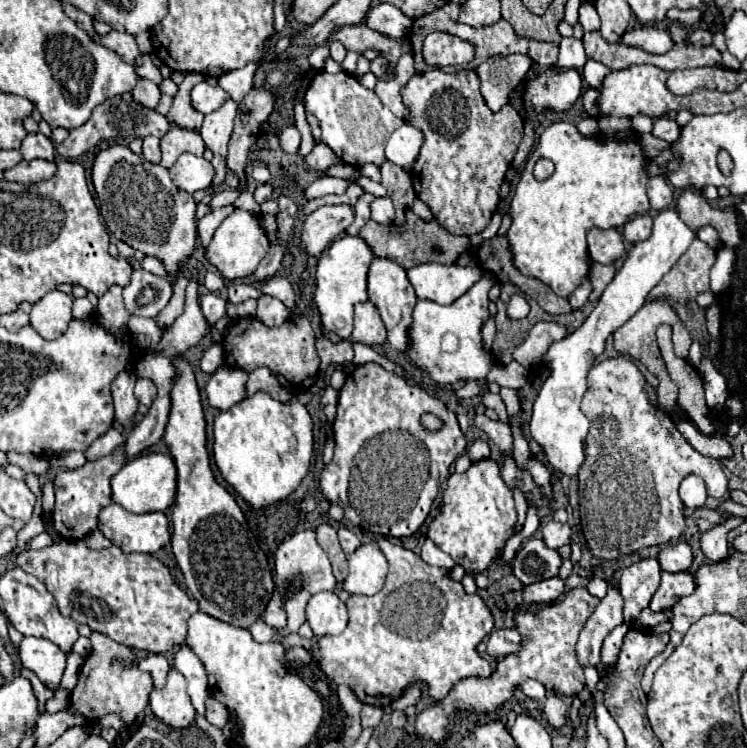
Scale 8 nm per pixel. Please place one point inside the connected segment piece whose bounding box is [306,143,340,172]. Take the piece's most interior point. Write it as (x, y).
(320, 157)

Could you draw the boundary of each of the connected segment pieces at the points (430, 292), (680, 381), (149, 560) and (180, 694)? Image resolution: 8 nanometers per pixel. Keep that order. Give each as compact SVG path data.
M420 264L408 270L408 280L422 300L432 300L438 304L452 304L460 298L472 284L480 280L482 272L478 266L458 266L458 264Z
M664 324L658 328L658 346L662 352L662 358L666 362L666 368L670 372L670 378L678 384L680 396L678 406L692 418L696 428L702 434L712 434L714 428L708 420L708 406L704 400L704 384L698 374L698 370L688 362L674 354L672 346L672 326Z
M62 540L42 550L20 552L16 556L16 566L28 574L34 574L46 584L48 592L56 598L62 616L88 624L92 630L98 630L114 642L134 650L162 654L174 646L182 646L186 640L186 622L198 610L196 600L188 598L188 594L174 584L170 570L158 558L152 554L124 554L114 544L104 550L90 550L86 548L84 540Z
M174 668L168 672L166 686L160 692L150 694L150 706L158 720L174 728L186 728L196 718L196 710L186 692L186 680Z

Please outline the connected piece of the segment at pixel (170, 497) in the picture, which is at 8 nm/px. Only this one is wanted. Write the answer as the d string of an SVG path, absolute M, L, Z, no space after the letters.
M152 452L136 456L124 464L124 468L112 478L112 500L130 512L154 512L168 510L176 500L178 472L174 458L168 452Z

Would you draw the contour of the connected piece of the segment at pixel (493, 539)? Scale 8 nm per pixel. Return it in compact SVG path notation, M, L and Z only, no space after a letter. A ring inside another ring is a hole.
M492 458L474 462L464 474L452 474L448 478L448 486L444 490L442 508L434 516L432 524L428 526L428 538L446 554L452 556L456 564L460 564L466 572L484 572L492 562L494 556L504 548L506 540L514 534L516 524L516 510L514 510L514 498L508 486L502 482L498 464Z

